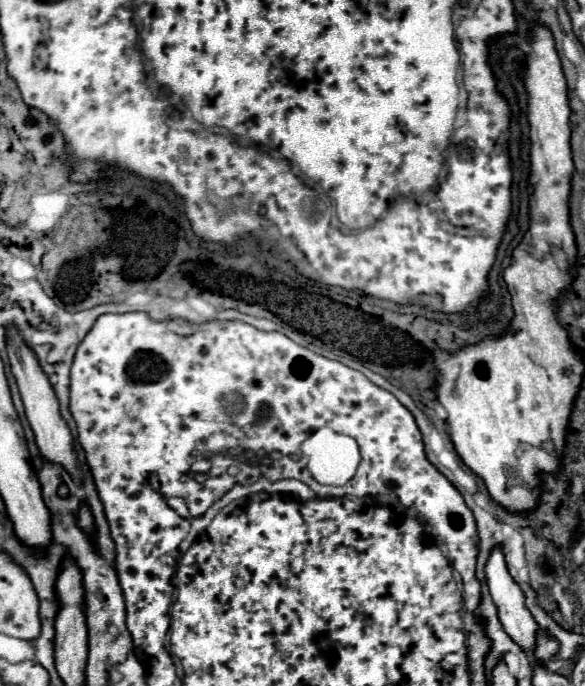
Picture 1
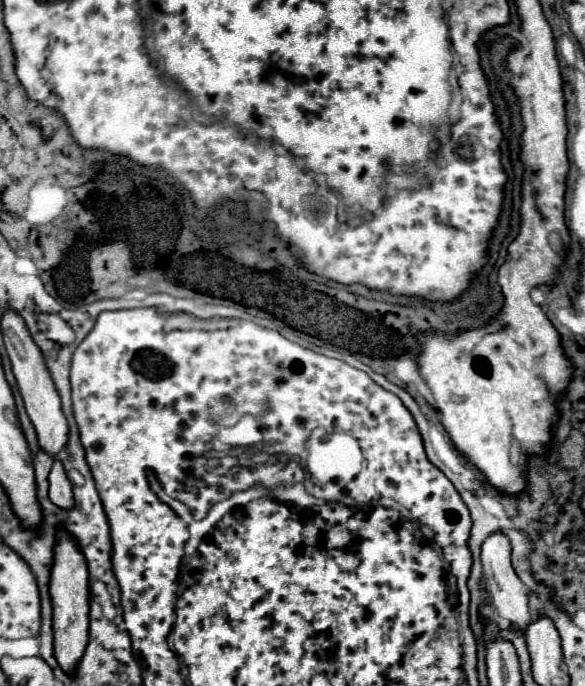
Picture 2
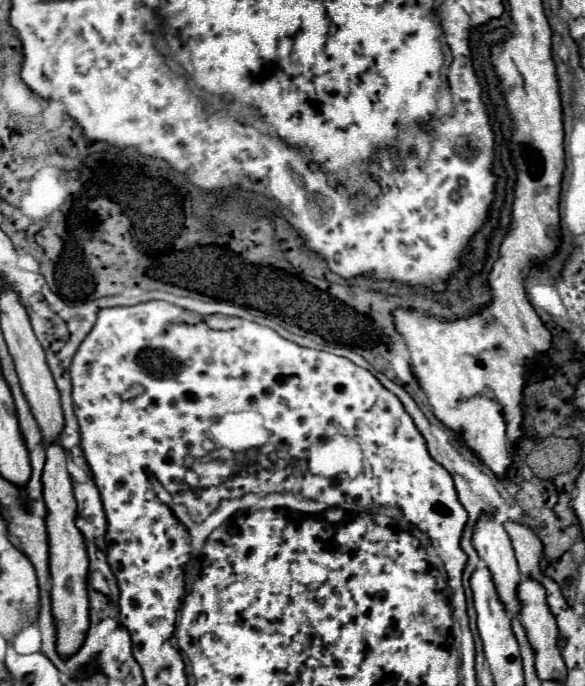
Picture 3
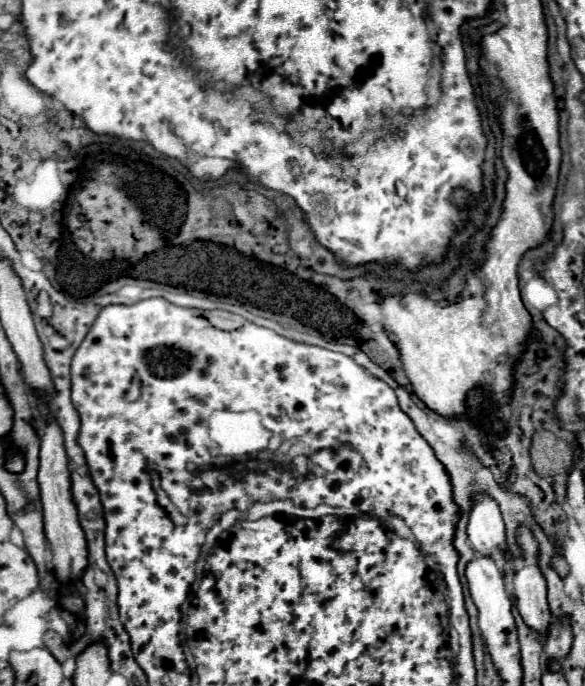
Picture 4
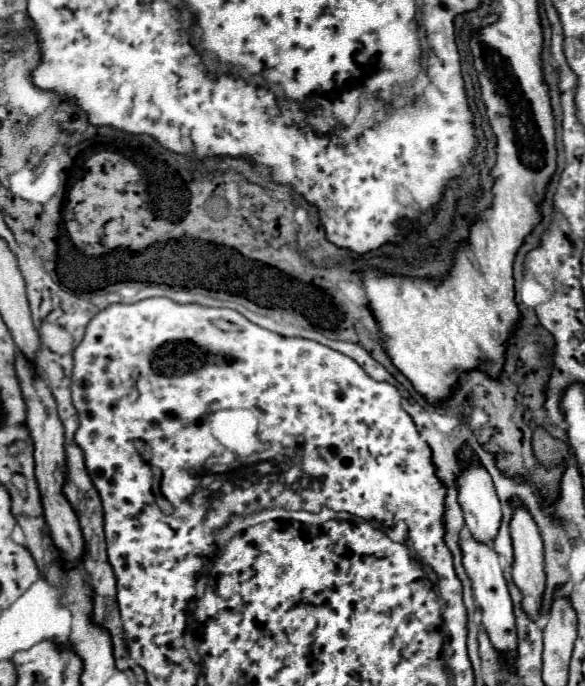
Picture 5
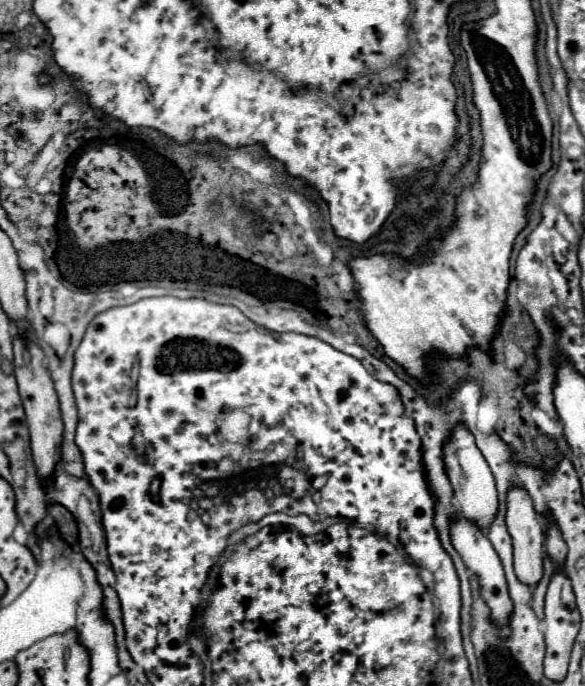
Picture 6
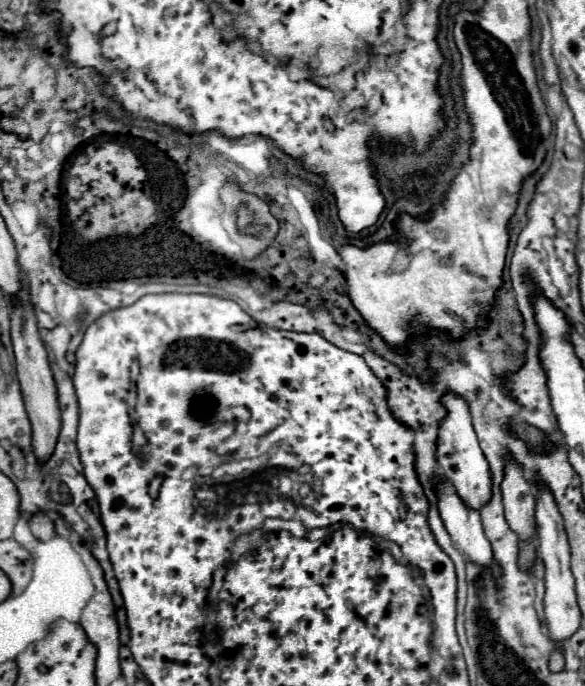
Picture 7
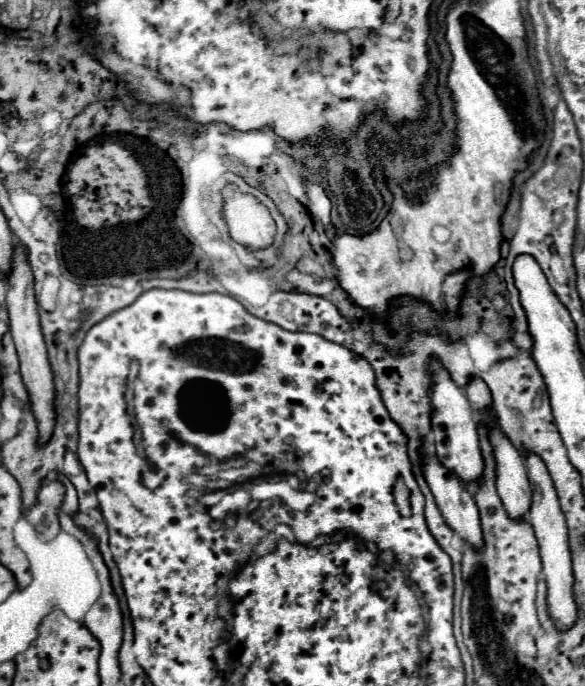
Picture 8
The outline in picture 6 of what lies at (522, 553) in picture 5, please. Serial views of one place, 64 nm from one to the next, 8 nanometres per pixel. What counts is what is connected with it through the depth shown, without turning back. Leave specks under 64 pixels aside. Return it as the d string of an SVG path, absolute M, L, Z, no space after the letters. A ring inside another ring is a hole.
M512 486L506 496L506 526L514 540L514 570L524 584L536 584L542 578L542 558L544 558L544 528L534 510L532 498L524 488Z

